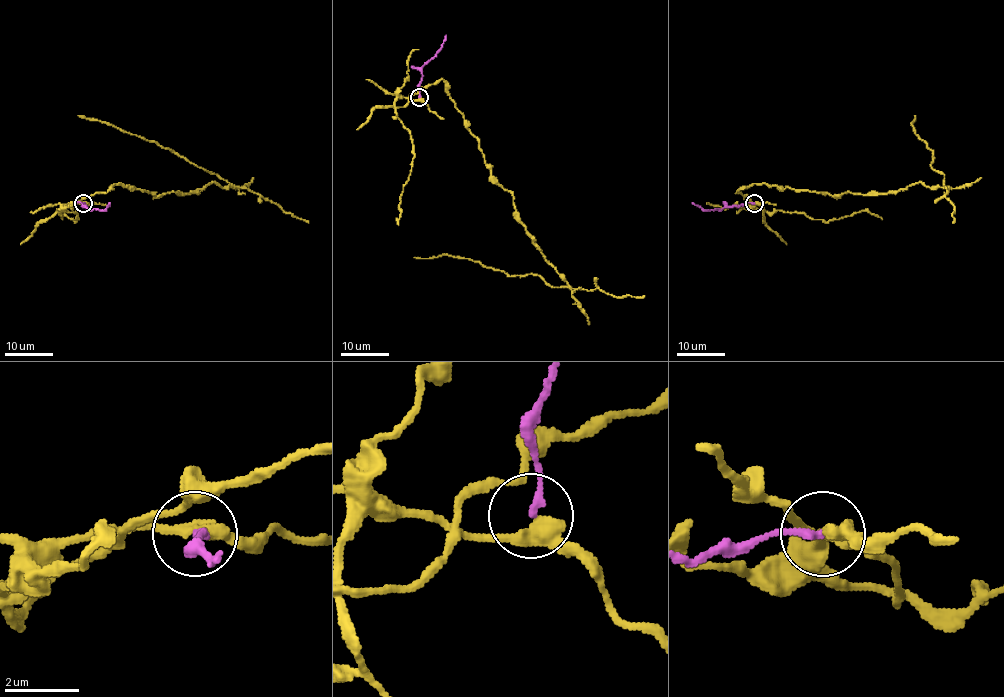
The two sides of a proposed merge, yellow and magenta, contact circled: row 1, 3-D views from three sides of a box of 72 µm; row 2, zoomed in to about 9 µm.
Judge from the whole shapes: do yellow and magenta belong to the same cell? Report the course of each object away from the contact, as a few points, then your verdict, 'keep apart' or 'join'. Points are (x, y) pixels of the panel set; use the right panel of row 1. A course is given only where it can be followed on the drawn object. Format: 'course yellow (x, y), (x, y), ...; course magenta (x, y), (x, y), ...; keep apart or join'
course yellow (754, 202), (736, 192), (754, 183), (834, 195), (943, 187), (914, 115); course magenta (754, 202), (724, 206), (721, 210), (704, 210), (692, 202); keep apart

